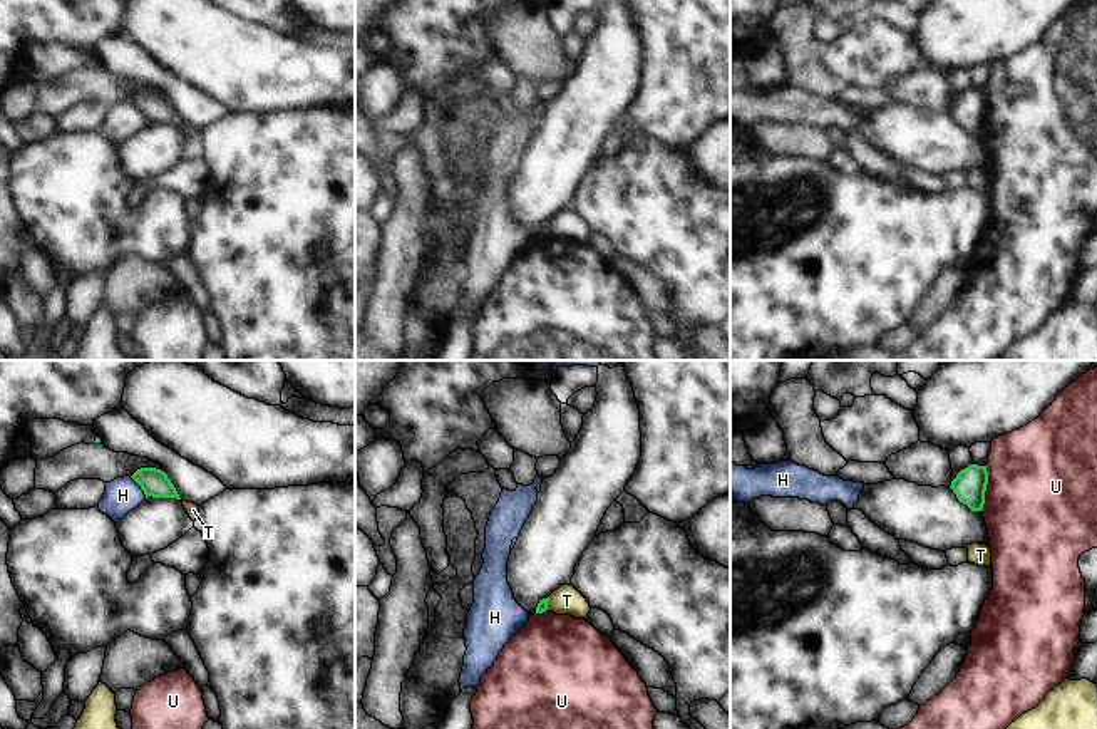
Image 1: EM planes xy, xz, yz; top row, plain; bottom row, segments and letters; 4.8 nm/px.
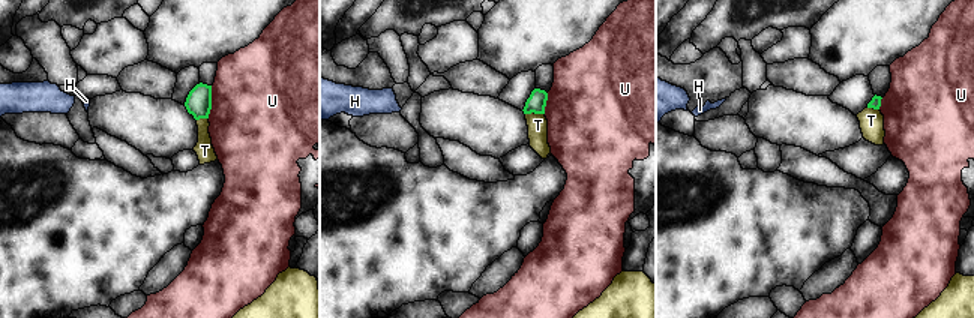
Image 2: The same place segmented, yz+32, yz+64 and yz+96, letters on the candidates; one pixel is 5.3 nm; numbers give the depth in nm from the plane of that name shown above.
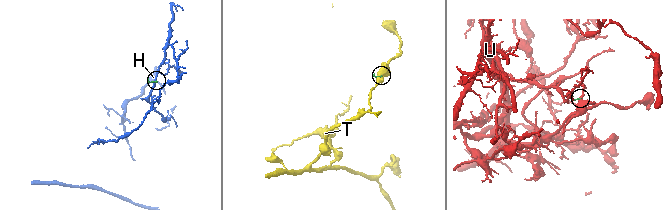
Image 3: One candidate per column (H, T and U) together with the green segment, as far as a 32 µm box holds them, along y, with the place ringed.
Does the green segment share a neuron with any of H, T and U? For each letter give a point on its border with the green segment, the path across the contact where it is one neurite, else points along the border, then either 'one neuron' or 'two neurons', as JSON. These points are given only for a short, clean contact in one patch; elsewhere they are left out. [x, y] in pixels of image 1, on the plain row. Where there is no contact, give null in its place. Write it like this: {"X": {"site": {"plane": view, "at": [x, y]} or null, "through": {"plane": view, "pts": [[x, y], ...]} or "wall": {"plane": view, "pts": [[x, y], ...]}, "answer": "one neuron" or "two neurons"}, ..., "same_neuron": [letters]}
{"H": {"site": {"plane": "xy", "at": [139, 109]}, "wall": {"plane": "xy", "pts": [[129, 101], [146, 121]]}, "answer": "two neurons"}, "T": {"site": {"plane": "xz", "at": [546, 228]}, "wall": {"plane": "xz", "pts": [[550, 222], [546, 233]]}, "answer": "two neurons"}, "U": {"site": {"plane": "yz", "at": [985, 113]}, "wall": {"plane": "yz", "pts": [[987, 91], [985, 128], [980, 134]]}, "answer": "two neurons"}, "same_neuron": []}

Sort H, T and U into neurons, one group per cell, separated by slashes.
H / T / U

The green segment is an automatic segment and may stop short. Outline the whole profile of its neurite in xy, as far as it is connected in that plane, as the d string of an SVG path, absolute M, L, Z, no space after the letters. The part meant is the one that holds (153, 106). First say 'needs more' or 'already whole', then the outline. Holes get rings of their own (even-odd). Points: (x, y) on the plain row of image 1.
already whole | M141 92L131 101L144 116L146 122L181 124L167 99L156 92Z

